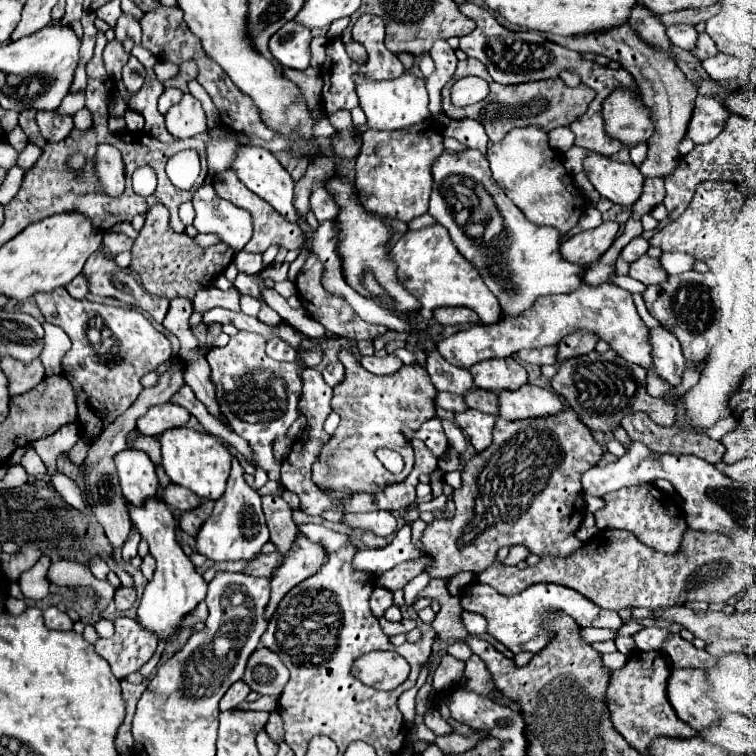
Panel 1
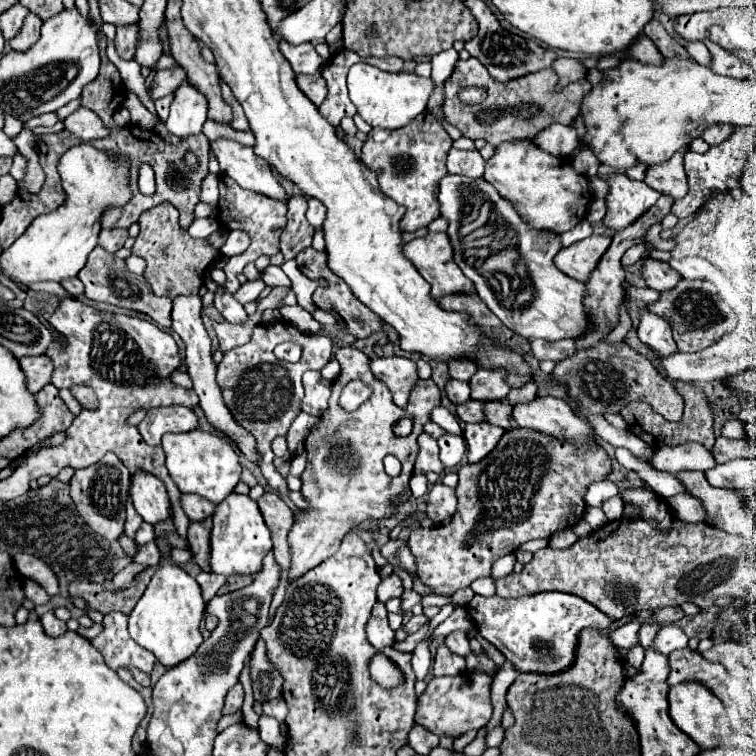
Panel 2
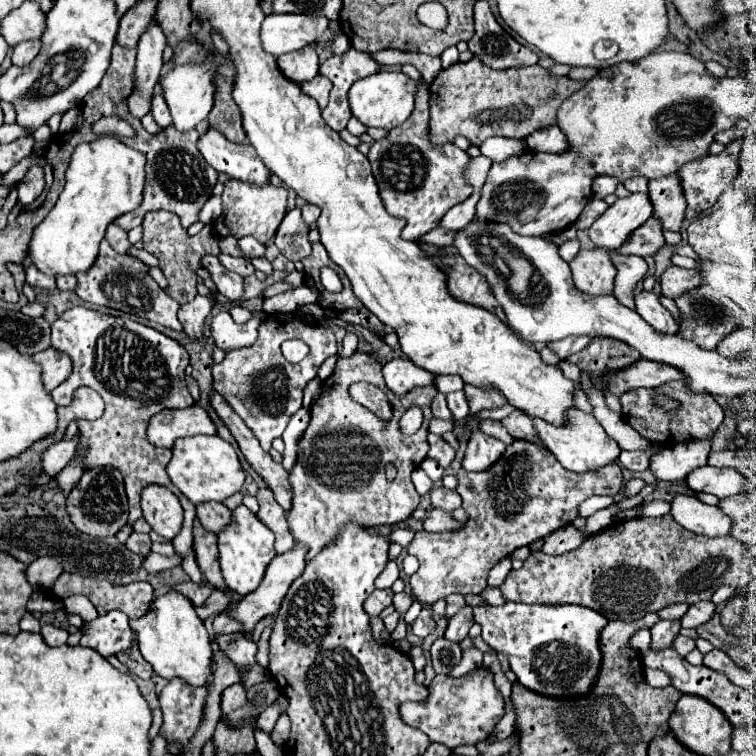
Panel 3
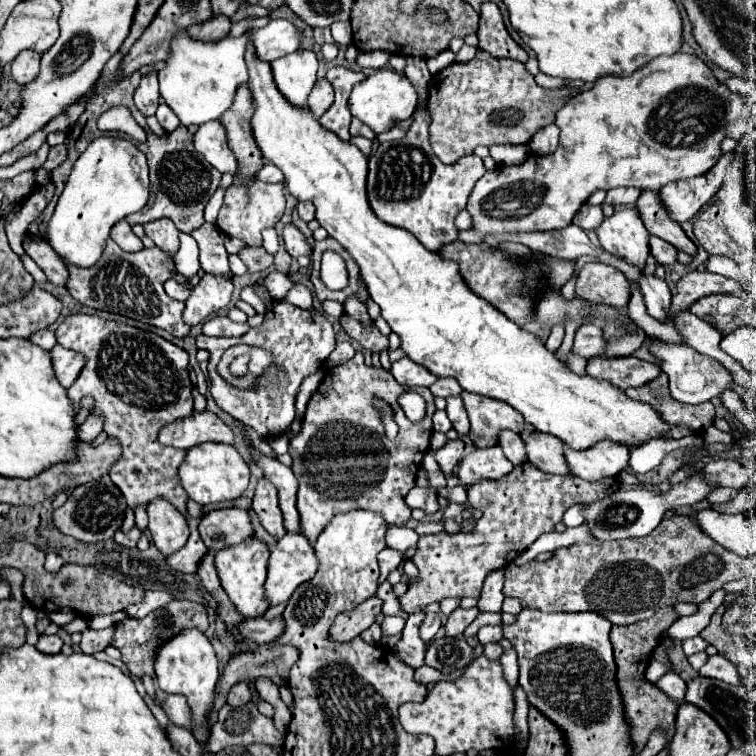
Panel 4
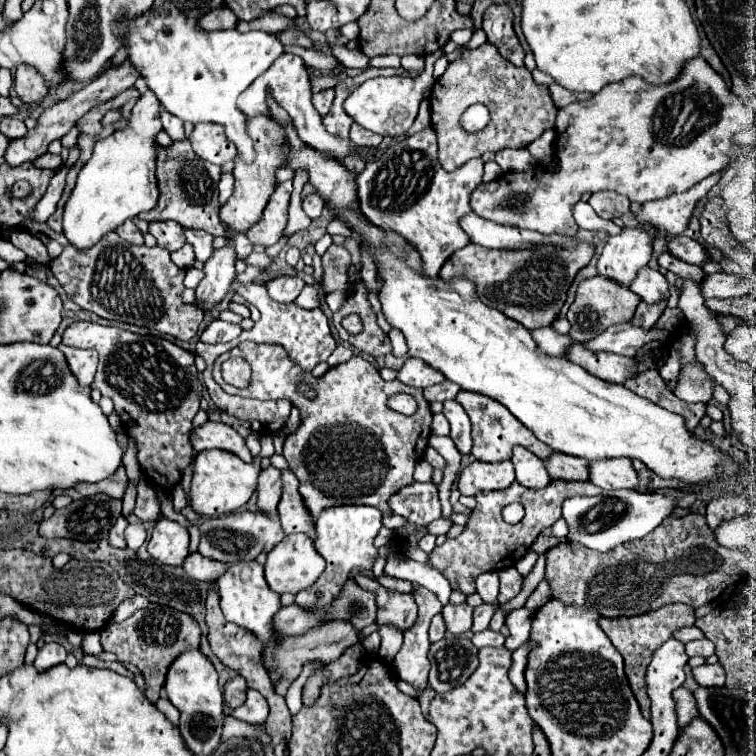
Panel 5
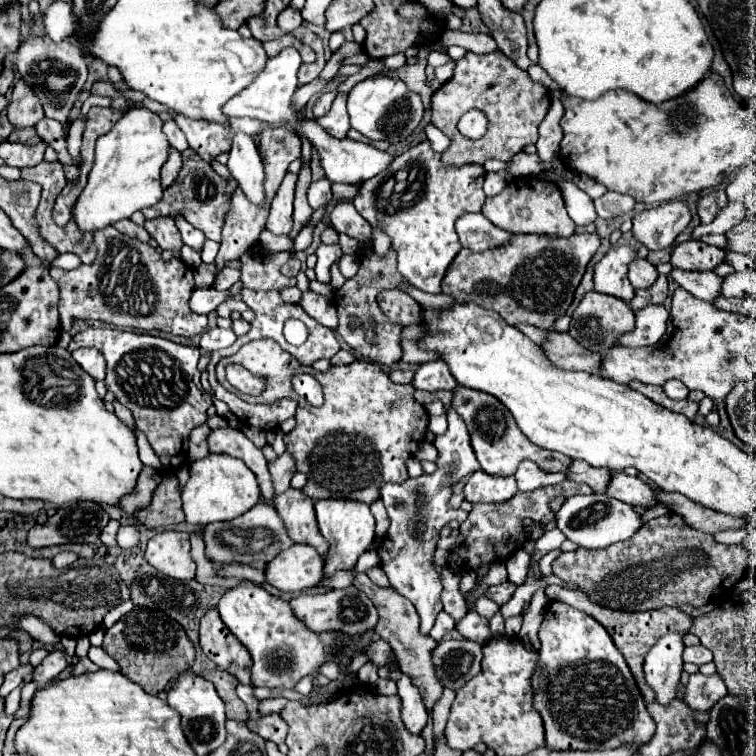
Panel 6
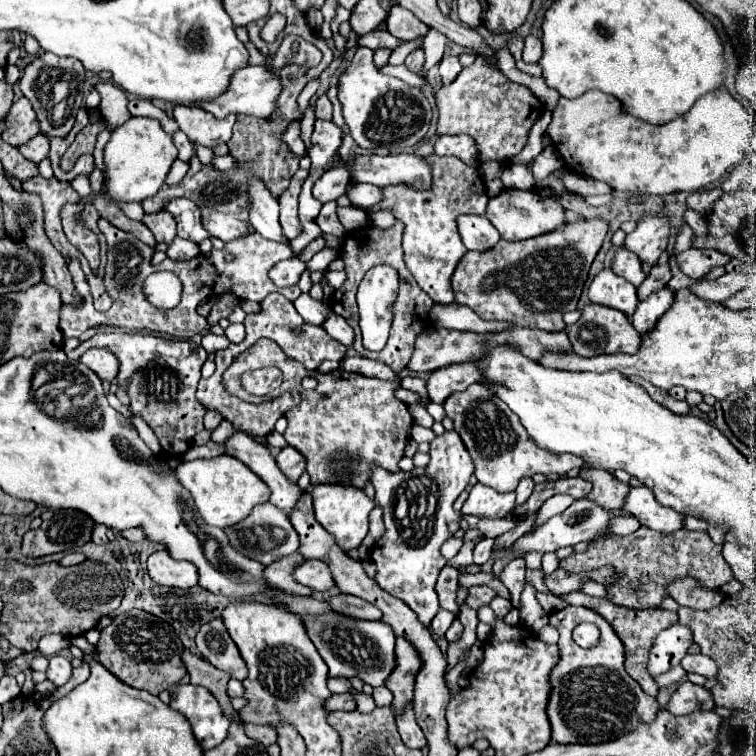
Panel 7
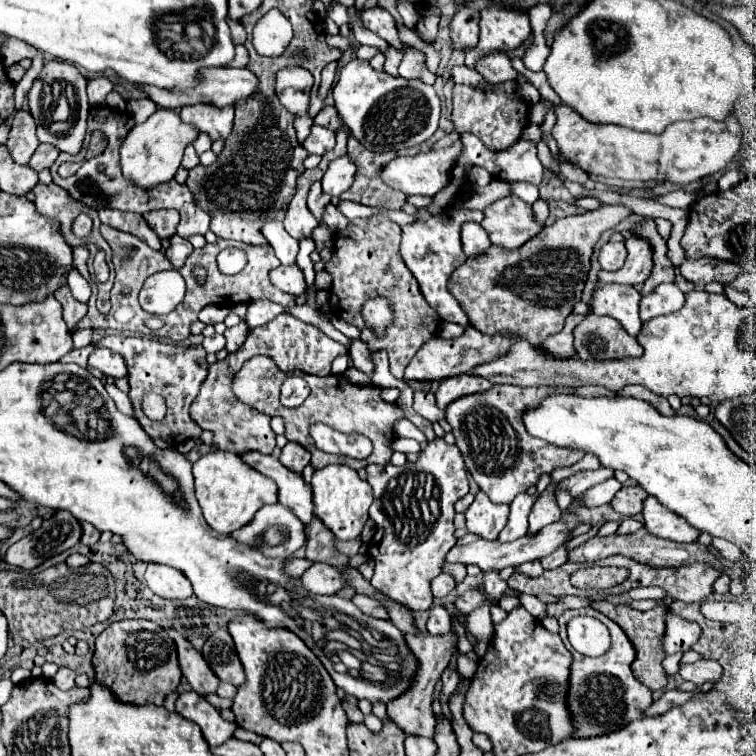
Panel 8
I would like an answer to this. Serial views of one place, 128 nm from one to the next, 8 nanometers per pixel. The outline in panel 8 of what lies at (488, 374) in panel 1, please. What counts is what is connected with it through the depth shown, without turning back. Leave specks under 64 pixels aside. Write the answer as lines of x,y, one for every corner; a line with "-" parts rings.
494,386
488,392
462,396
454,400
446,408
446,420
452,426
456,436
456,446
466,462
468,472
482,492
490,496
496,504
512,504
512,500
536,486
542,474
550,474
556,468
572,466
582,460
584,452
572,448
558,448
554,444
546,444
540,438
528,434
522,414
530,408
538,408
546,396
554,390
568,392
566,386
542,386
542,388
520,388
520,386

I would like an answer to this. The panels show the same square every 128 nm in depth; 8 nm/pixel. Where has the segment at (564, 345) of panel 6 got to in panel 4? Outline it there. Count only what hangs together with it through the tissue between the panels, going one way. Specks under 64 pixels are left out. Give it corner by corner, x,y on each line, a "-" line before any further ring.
596,356
588,360
586,374
600,380
608,380
620,390
626,390
630,386
642,386
648,380
654,380
660,374
660,366
634,356
620,356
620,358

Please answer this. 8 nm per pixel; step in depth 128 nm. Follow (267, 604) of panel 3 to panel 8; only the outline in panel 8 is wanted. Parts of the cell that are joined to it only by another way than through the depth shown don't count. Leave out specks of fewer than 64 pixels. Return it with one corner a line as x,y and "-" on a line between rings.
316,562
312,568
308,568
302,574
302,584
312,594
336,594
340,588
344,588
346,582
344,582
340,568
336,568
332,564

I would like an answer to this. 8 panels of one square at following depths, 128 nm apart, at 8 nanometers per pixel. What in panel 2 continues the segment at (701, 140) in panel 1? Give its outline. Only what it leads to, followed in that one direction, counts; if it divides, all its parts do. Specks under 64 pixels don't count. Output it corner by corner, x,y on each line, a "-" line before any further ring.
716,124
716,126
708,128
708,130
702,134
702,138
704,138
710,146
716,146
716,144
724,142
728,136
730,136
730,124

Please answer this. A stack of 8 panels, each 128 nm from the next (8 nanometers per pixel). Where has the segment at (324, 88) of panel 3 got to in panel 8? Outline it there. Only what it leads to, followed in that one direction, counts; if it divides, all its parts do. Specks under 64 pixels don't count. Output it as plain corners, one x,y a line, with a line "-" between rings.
324,106
318,112
318,116
314,118
314,124
320,124
324,128
330,128
332,132
338,132
344,126
344,122
340,120
340,116
338,116
338,112
336,112
334,106

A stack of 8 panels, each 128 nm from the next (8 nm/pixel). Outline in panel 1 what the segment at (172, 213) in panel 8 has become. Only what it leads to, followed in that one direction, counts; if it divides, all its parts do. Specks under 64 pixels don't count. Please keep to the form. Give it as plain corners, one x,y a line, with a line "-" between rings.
154,206
146,212
144,228
134,240
130,268
140,276
144,288
150,294
168,300
176,296
184,296
192,300
202,286
210,286
212,280
228,268
232,258
234,252
222,242
210,248
202,248
188,234
176,234
170,228
170,212
166,210
166,206

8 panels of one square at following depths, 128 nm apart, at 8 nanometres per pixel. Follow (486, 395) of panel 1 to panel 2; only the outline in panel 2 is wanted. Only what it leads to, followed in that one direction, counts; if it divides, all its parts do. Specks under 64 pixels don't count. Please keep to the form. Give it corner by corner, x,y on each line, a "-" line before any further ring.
486,402
484,410
486,410
486,420
490,424
496,424
496,426
500,426
504,430
520,428
518,424
514,424
512,406
510,404
504,404
504,402

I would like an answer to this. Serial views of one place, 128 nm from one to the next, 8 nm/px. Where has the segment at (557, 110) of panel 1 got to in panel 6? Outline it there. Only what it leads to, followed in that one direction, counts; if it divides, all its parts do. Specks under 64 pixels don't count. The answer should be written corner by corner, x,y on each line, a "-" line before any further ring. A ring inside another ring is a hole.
468,52
456,62
454,76
432,94
432,124
450,138
450,148
442,152
446,164
484,164
488,158
510,162
518,150
528,144
536,144
538,126
550,108
548,90
532,82
530,76
520,70
502,52
472,54
-
468,110
482,110
488,118
488,130
480,140
468,140
458,130
458,120

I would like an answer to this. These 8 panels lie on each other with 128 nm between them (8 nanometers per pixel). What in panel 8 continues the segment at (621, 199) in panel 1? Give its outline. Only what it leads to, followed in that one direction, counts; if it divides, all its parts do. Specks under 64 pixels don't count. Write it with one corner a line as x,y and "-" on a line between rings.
608,284
594,292
592,312
618,320
630,336
638,336
642,328
642,320
638,316
638,302
640,294
636,288
624,284

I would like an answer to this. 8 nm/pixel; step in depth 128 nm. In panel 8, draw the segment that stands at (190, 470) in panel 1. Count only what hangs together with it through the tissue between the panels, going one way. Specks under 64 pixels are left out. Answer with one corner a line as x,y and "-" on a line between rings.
218,450
202,456
198,462
194,462
192,474
196,482
196,498
202,508
202,516
208,522
208,526
214,528
218,534
232,534
234,530
250,524
254,514
262,506
278,502
276,484
268,476
254,472
254,468
244,464
242,458
232,452

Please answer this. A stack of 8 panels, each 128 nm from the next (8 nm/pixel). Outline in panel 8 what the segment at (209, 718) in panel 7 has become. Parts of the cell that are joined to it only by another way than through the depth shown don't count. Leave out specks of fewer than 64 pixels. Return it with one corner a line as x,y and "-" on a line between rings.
194,690
180,694
180,698
176,700
176,712
182,718
186,718
202,728
204,740
208,742
210,748
220,746
222,742
232,738
232,734
236,730
234,722
226,722
220,716
220,712
212,704
208,704
200,694
196,694

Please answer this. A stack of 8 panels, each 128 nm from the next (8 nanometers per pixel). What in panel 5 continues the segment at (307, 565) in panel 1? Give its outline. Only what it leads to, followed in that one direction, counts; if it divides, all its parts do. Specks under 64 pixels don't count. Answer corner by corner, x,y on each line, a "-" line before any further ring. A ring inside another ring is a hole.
242,342
236,348
232,348
230,352
222,354
216,358
214,362
214,380
228,392
228,394
238,394
238,396
246,396
246,398
286,398
290,400
298,410
300,410
300,428
290,434
284,442
284,458
288,460
292,472
296,474
298,482
300,482
300,494
306,502
306,508
310,510
310,514
314,518
318,518
318,514
328,508
328,506
340,506
340,504
366,504
366,506
374,506
382,512
390,512
388,508
388,498
408,486
414,478
414,464
424,458
424,450
428,446
428,438
430,438
430,422
432,422
432,412
430,412
430,404
424,400
422,390
412,388
402,384
400,380
394,382
386,382
380,376
380,370
364,360
362,356
352,356
348,362
330,368
322,378
314,378
310,372
304,372
302,368
298,368
298,364
294,364
288,356
286,350
282,346
276,344
256,344
256,342
-
230,356
234,358
244,358
250,368
252,368
252,382
246,390
234,388
230,384
226,384
222,380
220,374
220,366
224,360
228,360
-
298,382
308,382
316,392
318,398
316,400
308,400
304,398
298,390
296,384
-
396,392
406,392
410,396
416,398
418,402
418,410
412,416
404,416
398,414
394,410
390,410
386,406
386,400
390,398
390,394

